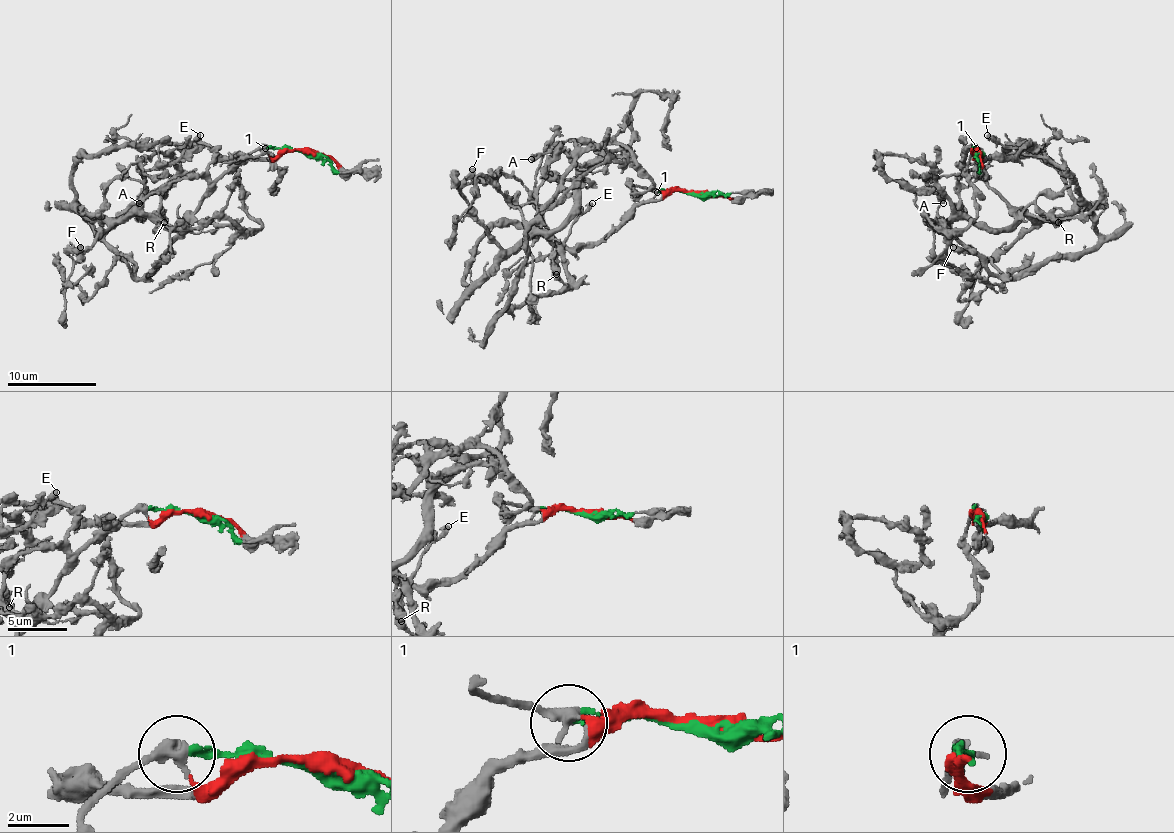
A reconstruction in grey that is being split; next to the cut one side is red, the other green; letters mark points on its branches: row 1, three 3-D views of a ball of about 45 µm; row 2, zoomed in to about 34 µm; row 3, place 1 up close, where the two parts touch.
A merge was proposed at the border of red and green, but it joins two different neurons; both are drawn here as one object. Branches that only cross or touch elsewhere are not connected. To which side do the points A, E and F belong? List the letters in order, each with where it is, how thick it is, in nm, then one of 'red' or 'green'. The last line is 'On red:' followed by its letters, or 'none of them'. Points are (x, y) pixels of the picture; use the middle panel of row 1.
A: (531, 159) | 440 nm | red
E: (592, 203) | 360 nm | green
F: (472, 169) | 420 nm | red
On red: A, F

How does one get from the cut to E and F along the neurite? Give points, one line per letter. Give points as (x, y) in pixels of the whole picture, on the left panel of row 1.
E: (305, 152), (262, 148), (238, 166), (260, 228), (209, 217), (136, 276), (105, 234), (200, 135)
F: (305, 152), (85, 154), (76, 205), (107, 225), (74, 261), (81, 248)

